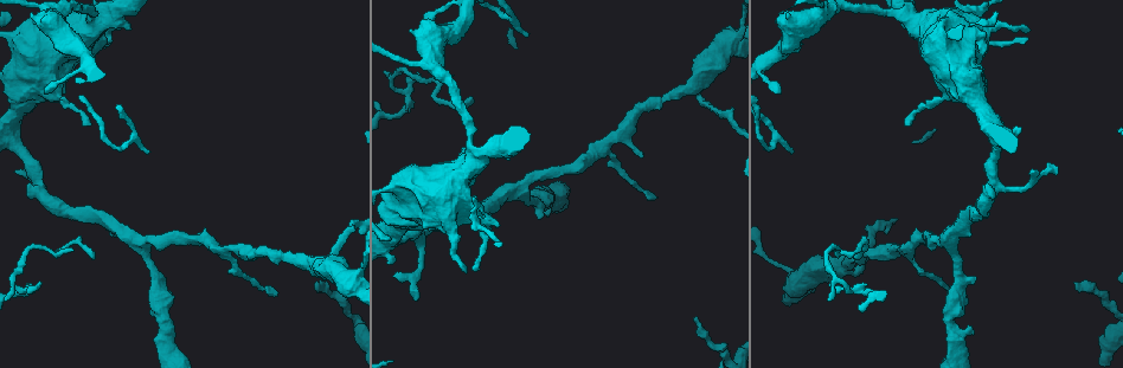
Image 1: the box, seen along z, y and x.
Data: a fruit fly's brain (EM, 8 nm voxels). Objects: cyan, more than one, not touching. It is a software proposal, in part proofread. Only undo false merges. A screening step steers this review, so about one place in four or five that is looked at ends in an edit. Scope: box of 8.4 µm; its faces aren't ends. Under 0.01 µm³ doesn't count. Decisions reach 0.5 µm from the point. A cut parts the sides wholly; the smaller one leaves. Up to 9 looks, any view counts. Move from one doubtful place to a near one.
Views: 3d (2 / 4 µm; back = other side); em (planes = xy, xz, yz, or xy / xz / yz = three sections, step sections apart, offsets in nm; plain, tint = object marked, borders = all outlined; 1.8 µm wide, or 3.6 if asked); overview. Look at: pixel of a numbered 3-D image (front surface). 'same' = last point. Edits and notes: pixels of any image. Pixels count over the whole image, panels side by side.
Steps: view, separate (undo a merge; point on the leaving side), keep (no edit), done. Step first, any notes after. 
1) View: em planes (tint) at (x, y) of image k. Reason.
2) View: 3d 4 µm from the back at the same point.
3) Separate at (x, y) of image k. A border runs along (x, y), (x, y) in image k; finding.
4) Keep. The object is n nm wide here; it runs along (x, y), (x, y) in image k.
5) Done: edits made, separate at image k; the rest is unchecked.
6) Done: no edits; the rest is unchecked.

View: 3d 4 µm at (407, 103) of image 1. Abrupt turn.

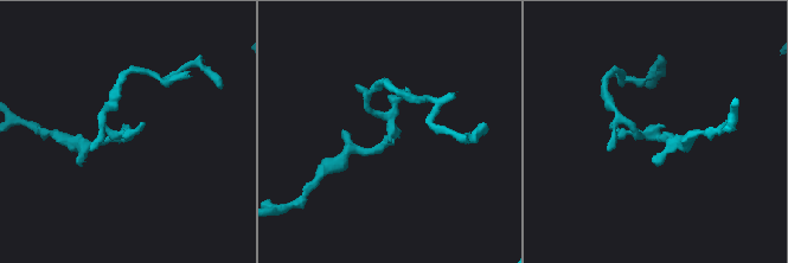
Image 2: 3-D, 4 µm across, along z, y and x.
View: em planes (tint) at (391, 132) of image 2.

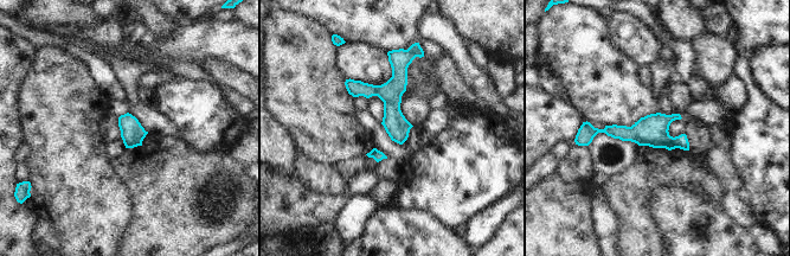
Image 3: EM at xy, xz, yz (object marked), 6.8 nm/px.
Separate at (652, 130) of image 3. The part that leaves runs along (676, 116), (652, 130), (595, 130), (586, 135) in image 3; two neurons meet here.

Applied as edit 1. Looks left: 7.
View: 3d 4 µm at (908, 251) of image 1. Three-way junction.

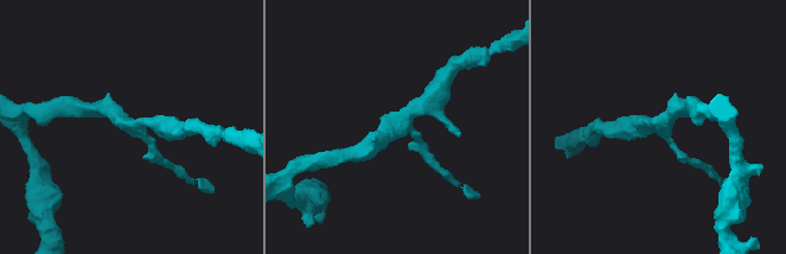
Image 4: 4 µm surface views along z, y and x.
View: em planes (tint) at (396, 123) of image 4. Shape alone is not enough.

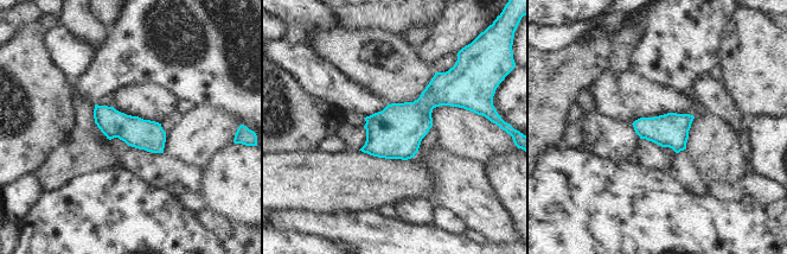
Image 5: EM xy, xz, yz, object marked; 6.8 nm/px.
Keep. The object is 200 nm wide here; one neuron here.

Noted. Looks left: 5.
View: 3d 2 µm at (777, 136) of image 1. Sharp bend.

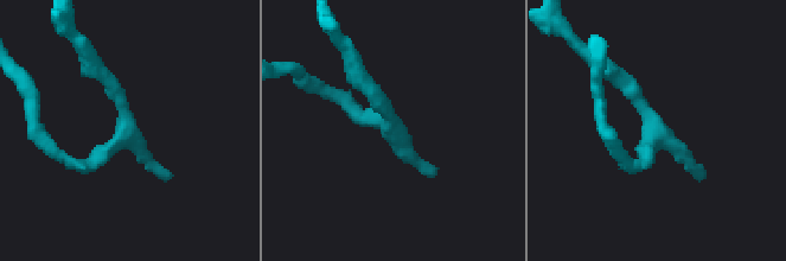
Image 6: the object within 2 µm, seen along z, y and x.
View: em planes (tint) at (387, 127) of image 6. Shape alone is not enough.

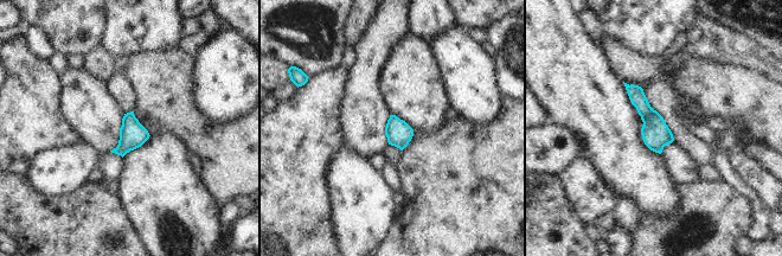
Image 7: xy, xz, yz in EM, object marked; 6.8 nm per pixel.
Keep. One neuron here.

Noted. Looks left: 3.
View: em 3.6 µm planes (tint) at (461, 209) of image 1.

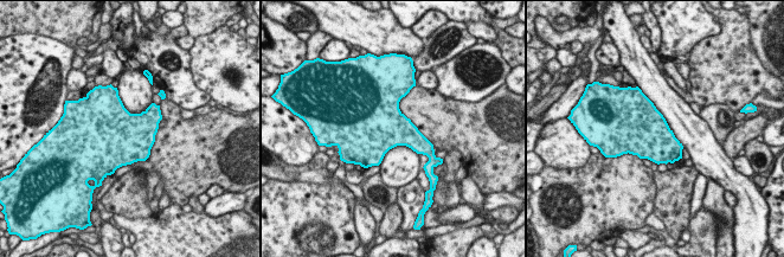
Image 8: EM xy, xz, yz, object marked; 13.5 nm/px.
Keep. One neuron here.

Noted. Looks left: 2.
Done: edits made, separate at image 3; the rest is unchecked.

